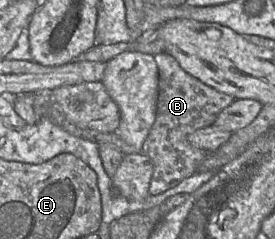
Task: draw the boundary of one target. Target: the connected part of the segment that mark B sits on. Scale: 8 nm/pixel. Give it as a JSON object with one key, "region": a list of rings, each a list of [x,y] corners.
{"region":[[[166,52],[154,55],[154,60],[158,68],[156,118],[140,153],[147,155],[154,166],[149,194],[159,195],[198,171],[209,152],[192,146],[188,136],[198,129],[212,126],[219,113],[235,98],[190,75]]]}

